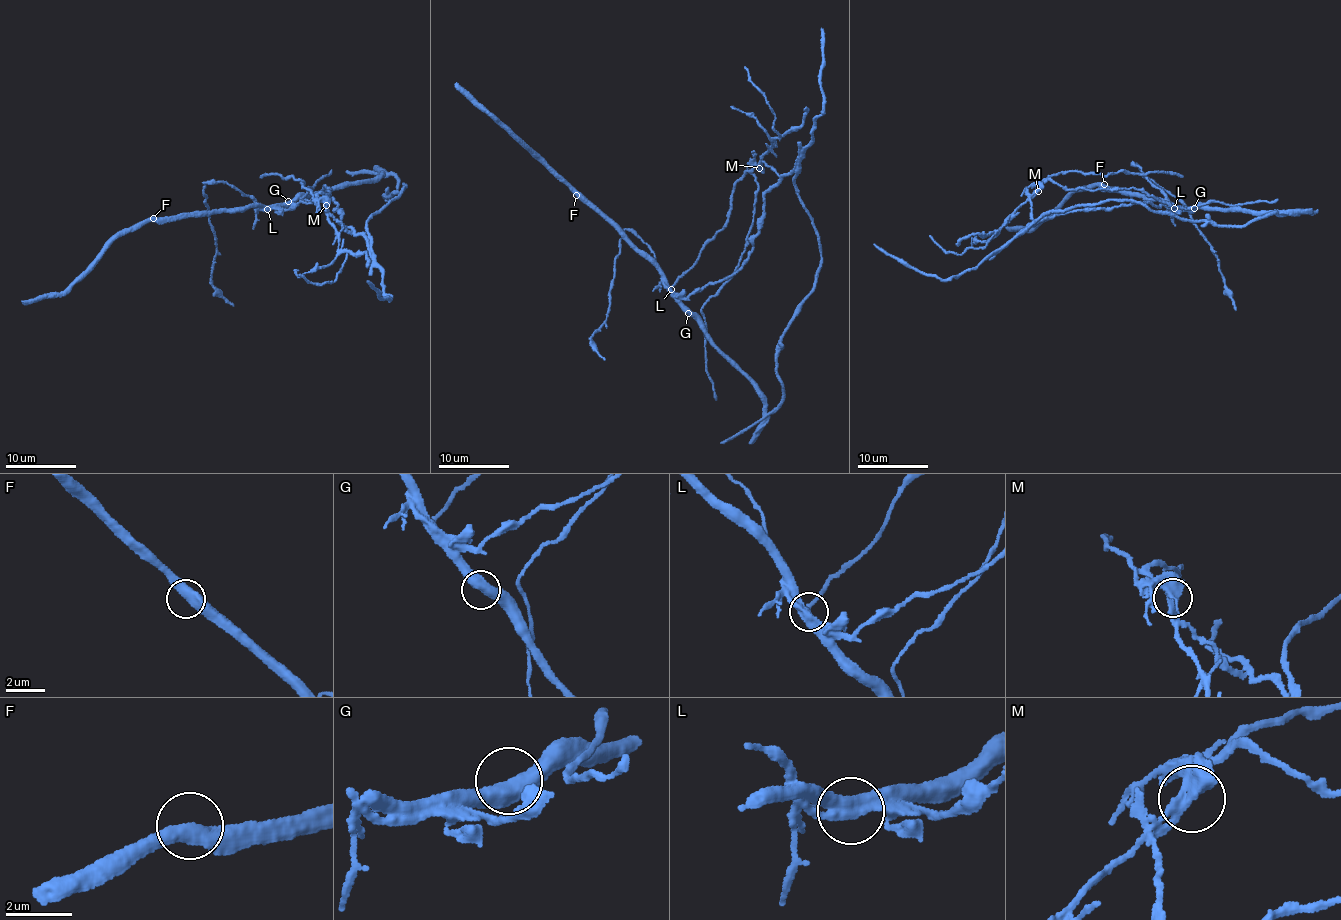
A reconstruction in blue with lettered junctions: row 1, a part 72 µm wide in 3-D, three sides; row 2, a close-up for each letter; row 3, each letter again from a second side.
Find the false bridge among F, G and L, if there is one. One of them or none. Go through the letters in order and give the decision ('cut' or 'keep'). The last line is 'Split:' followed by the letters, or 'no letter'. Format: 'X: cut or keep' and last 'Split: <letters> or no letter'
F: keep
G: keep
L: cut
Split: L

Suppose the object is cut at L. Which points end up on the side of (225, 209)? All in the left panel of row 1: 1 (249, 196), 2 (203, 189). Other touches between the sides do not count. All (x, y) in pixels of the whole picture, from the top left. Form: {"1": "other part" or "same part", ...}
{"1": "other part", "2": "other part"}

